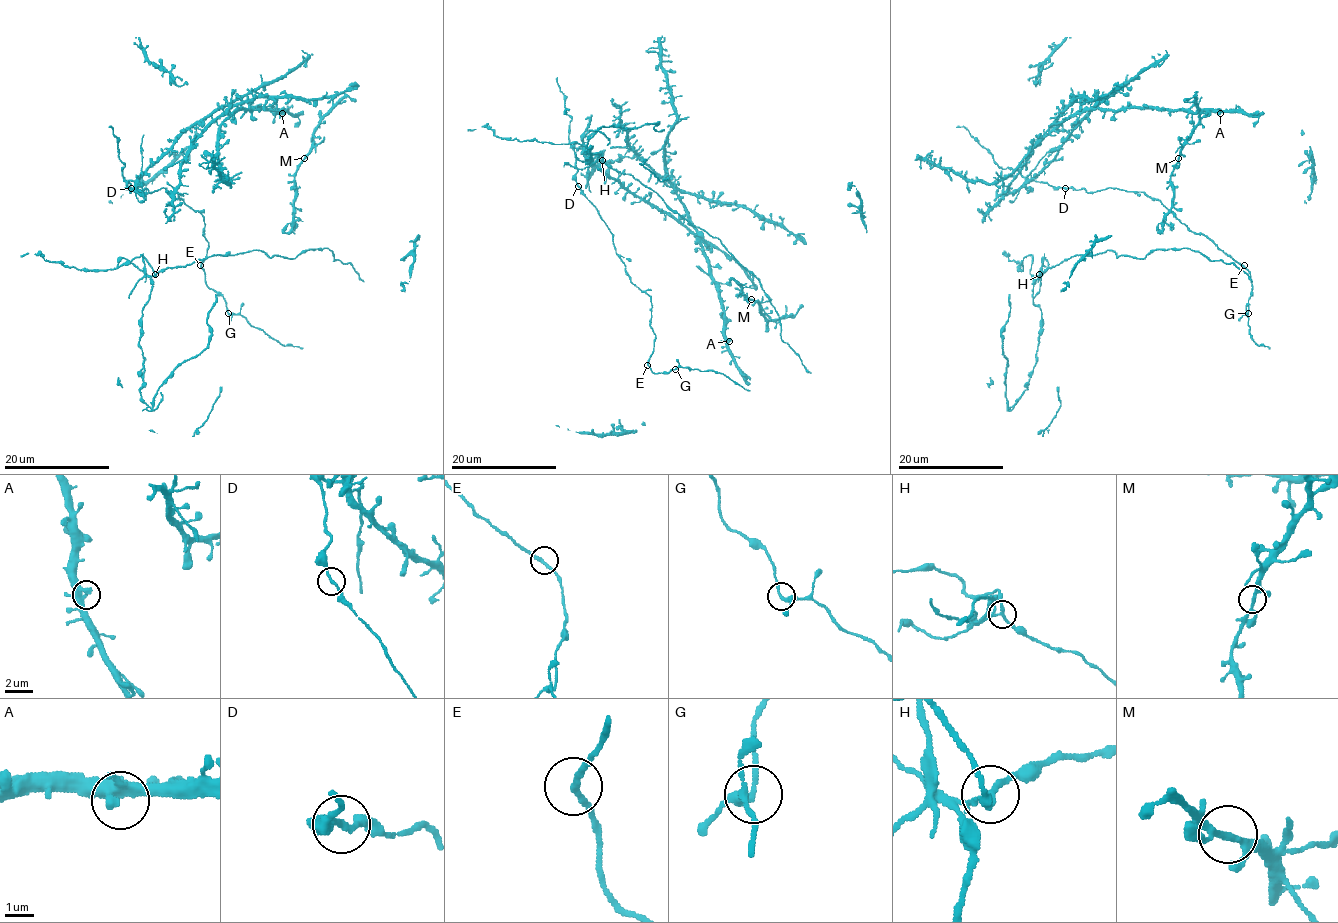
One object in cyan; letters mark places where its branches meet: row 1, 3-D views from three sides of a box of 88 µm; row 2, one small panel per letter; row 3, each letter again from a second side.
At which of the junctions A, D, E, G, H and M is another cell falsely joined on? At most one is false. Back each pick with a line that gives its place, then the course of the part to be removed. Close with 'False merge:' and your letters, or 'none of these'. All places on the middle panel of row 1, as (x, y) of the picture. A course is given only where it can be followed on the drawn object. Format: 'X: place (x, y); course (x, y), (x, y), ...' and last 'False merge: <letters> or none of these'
H: place (602, 160); course (603, 160), (595, 153), (585, 160), (588, 140), (601, 127), (658, 123), (654, 128), (662, 131)
False merge: H

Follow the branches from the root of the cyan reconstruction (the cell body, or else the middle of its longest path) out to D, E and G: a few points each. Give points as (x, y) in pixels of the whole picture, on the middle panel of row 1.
D: (722, 306), (709, 260), (688, 211), (679, 220), (660, 212), (609, 178), (580, 149), (575, 148), (578, 186)
E: (722, 306), (688, 211), (679, 220), (660, 212), (575, 148), (580, 191), (629, 279), (650, 296), (647, 365)
G: (722, 306), (688, 211), (660, 212), (575, 148), (580, 191), (650, 296), (649, 367), (675, 369)

